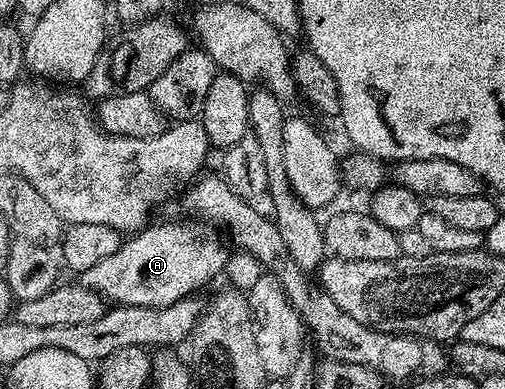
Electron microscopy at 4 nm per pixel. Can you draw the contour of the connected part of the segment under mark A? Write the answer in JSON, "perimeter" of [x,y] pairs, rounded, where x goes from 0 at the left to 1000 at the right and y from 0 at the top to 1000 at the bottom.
{"perimeter":[[[378,571],[285,581],[261,599],[224,658],[184,679],[184,689],[166,699],[162,733],[232,787],[293,787],[317,797],[350,771],[380,763],[394,751],[386,746],[398,743],[416,715],[432,717],[440,707],[453,643],[442,635],[444,614],[434,614],[424,589],[392,591],[384,581],[388,573]]]}

